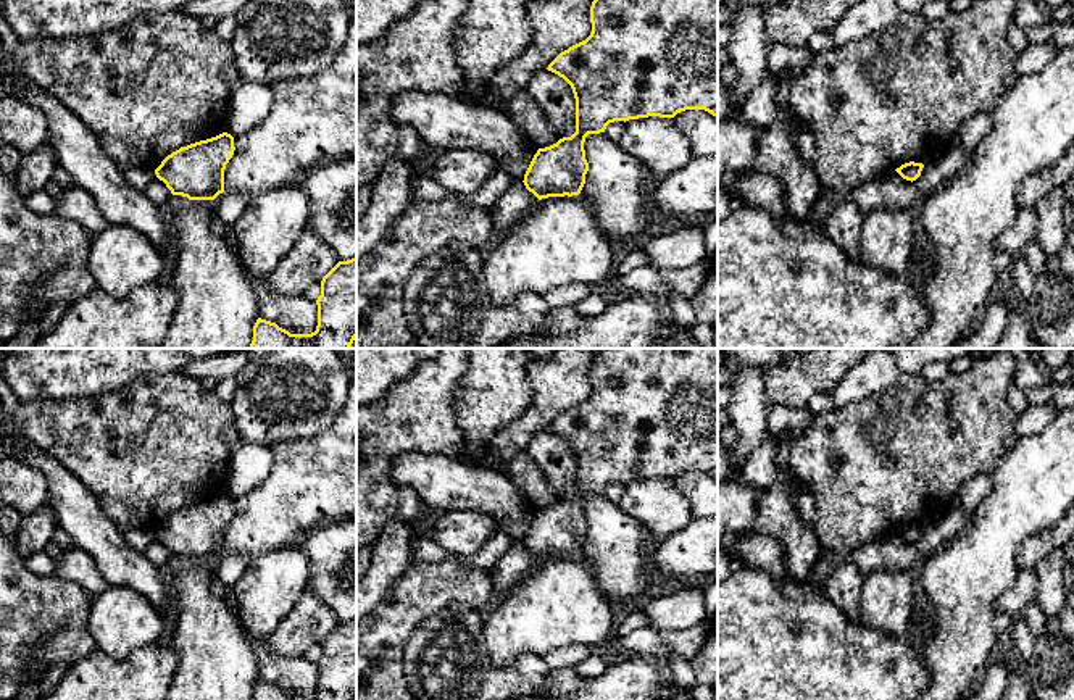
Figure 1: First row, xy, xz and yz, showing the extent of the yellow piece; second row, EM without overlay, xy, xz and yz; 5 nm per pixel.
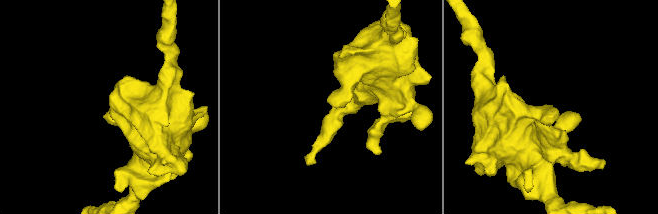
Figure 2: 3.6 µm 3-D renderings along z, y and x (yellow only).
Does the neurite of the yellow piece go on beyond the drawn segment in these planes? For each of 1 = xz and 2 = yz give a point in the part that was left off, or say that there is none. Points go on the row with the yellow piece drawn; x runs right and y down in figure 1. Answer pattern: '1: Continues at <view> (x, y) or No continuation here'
1: No continuation here
2: No continuation here

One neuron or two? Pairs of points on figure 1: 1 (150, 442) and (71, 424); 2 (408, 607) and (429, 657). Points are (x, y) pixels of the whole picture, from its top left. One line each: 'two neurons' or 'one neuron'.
1: one neuron
2: two neurons

